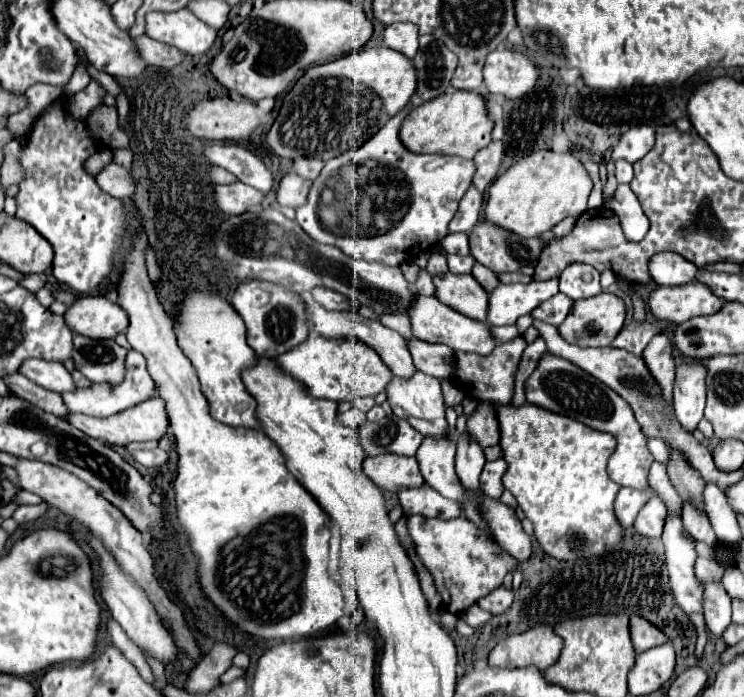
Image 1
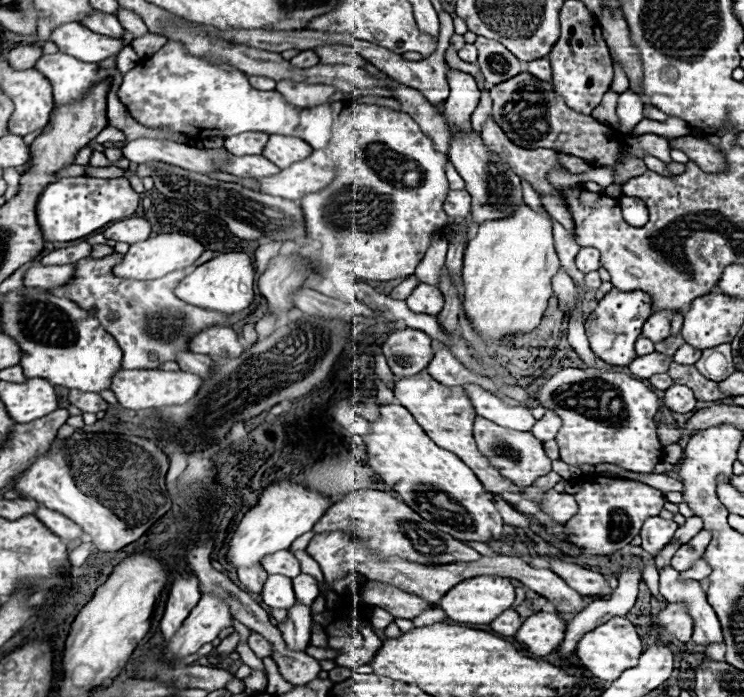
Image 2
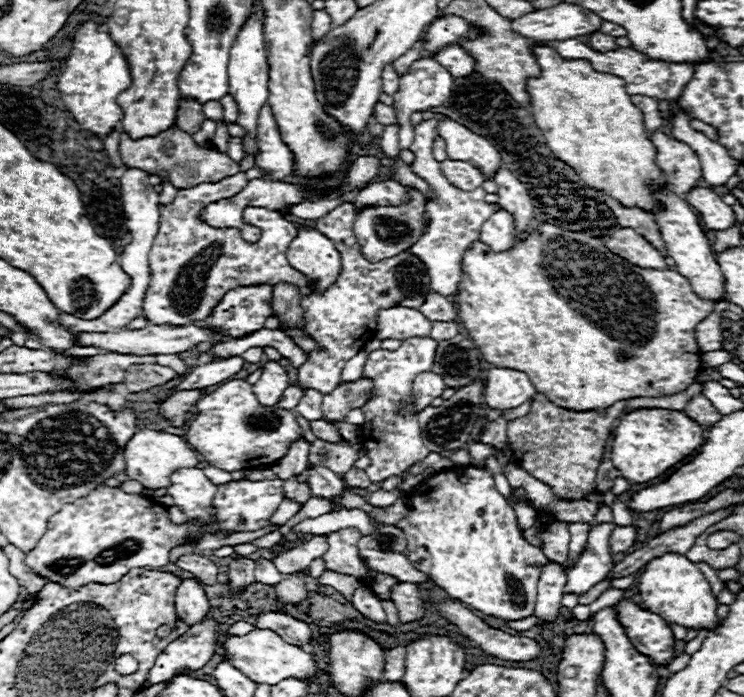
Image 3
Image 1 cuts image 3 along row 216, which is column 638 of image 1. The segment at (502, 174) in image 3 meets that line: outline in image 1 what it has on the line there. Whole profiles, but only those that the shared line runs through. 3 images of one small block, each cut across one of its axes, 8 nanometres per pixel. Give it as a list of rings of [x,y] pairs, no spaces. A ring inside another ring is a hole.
[[[652,498],[636,516],[634,528],[638,534],[648,538],[660,538],[666,522],[666,506],[660,498]]]

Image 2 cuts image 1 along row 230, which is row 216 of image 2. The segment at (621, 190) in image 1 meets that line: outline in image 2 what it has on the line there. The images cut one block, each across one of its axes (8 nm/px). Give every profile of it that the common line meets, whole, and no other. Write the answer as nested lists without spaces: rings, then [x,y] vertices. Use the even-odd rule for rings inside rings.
[[[620,196],[620,208],[622,208],[622,214],[624,214],[624,220],[636,228],[644,226],[648,222],[648,210],[646,210],[646,204],[636,198],[636,196]]]

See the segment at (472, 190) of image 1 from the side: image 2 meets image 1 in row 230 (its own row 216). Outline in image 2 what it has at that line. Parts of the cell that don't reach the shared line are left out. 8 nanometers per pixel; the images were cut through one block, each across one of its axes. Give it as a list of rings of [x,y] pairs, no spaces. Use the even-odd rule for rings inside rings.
[[[448,190],[444,200],[444,212],[450,218],[468,218],[470,216],[470,194],[466,190]]]

